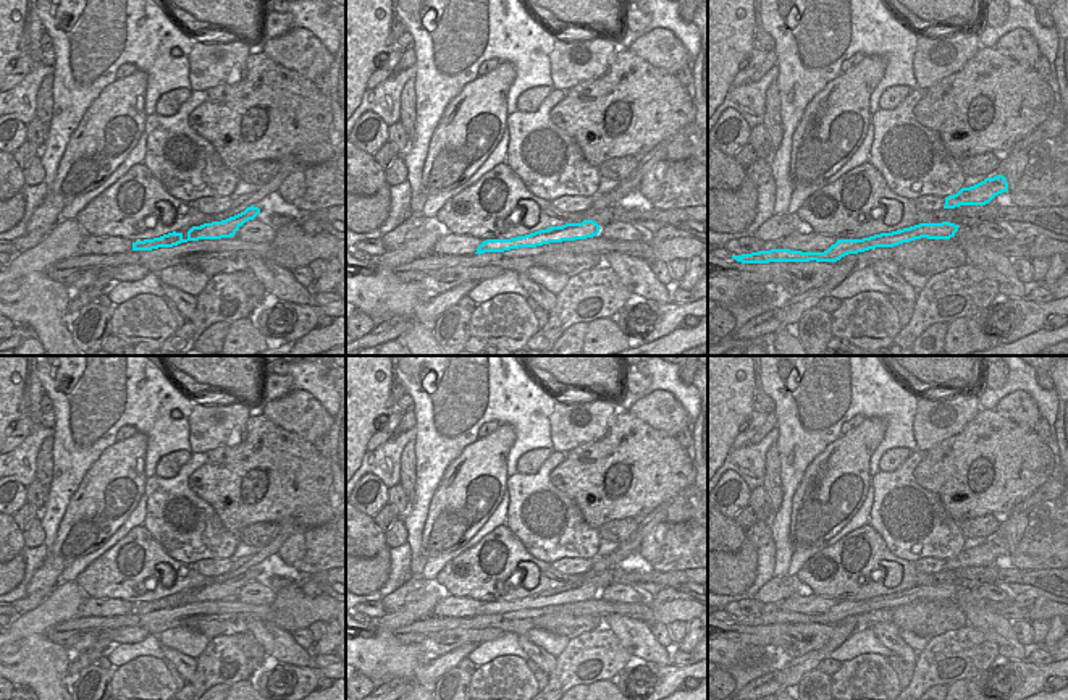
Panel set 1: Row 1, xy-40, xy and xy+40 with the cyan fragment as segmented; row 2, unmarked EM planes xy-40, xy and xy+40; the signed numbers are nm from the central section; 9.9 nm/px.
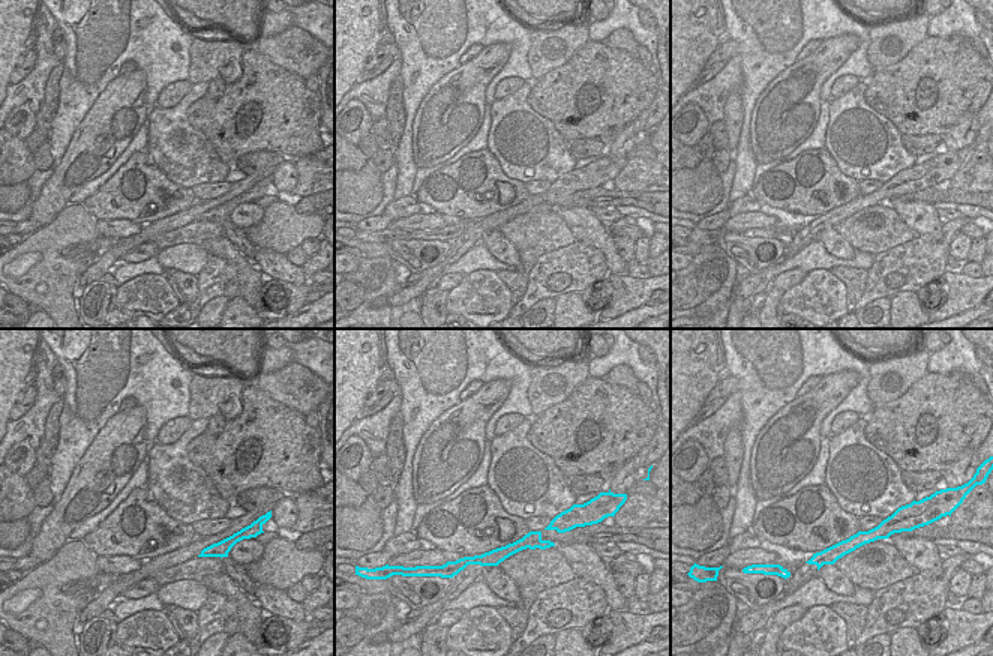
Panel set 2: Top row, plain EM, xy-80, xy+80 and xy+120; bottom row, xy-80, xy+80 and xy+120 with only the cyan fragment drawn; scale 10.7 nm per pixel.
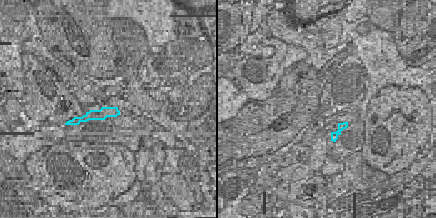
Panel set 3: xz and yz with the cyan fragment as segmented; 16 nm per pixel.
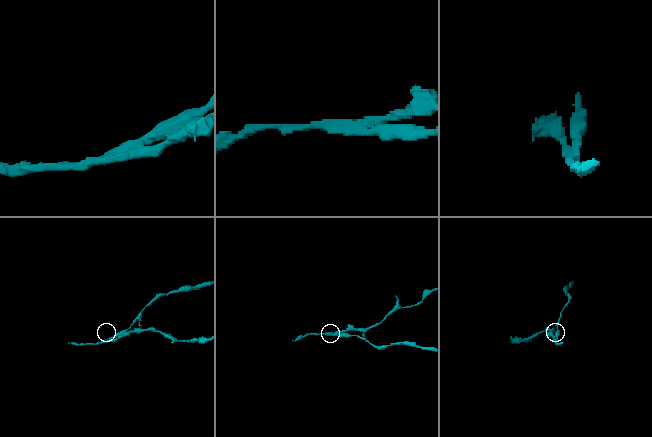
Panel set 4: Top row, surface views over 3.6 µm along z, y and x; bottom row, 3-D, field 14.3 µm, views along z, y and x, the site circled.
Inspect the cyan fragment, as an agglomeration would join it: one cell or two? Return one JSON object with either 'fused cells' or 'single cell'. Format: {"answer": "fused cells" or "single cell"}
{"answer": "fused cells"}

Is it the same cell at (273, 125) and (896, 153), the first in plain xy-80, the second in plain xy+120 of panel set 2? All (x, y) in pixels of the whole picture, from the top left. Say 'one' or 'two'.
two

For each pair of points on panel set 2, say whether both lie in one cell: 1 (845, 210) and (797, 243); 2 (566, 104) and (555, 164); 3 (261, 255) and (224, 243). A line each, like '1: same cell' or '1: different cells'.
1: same cell
2: different cells
3: different cells

